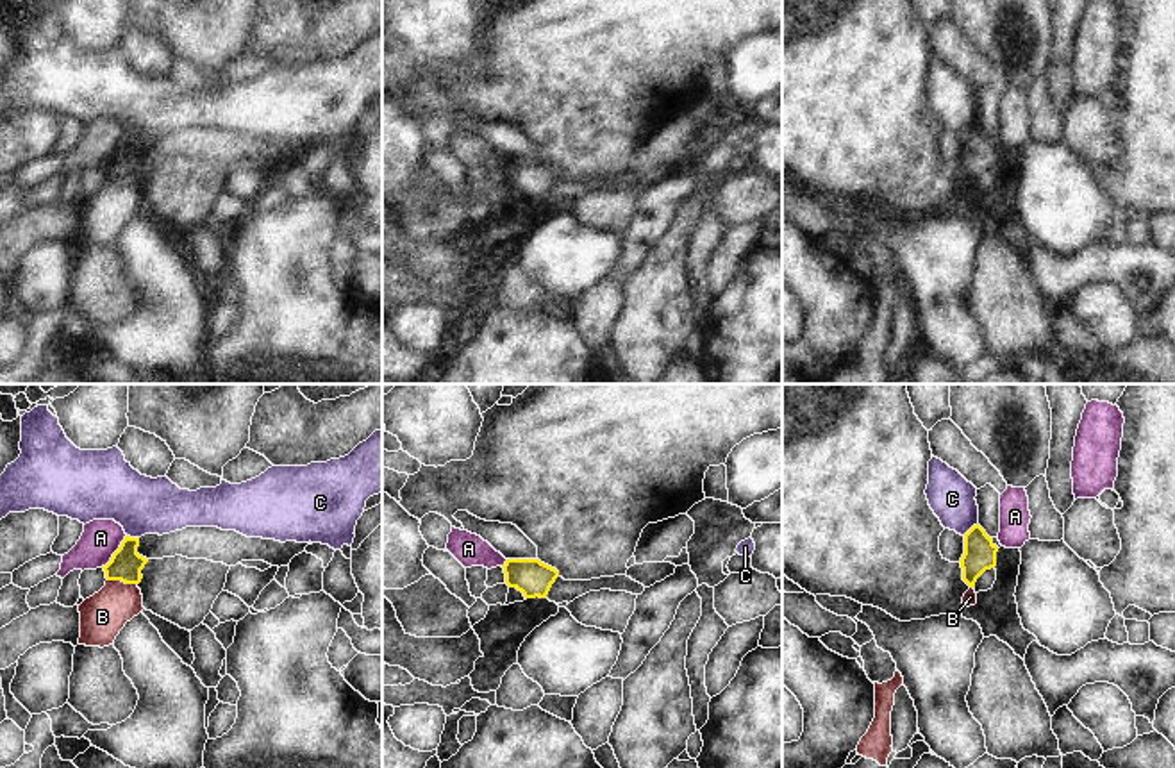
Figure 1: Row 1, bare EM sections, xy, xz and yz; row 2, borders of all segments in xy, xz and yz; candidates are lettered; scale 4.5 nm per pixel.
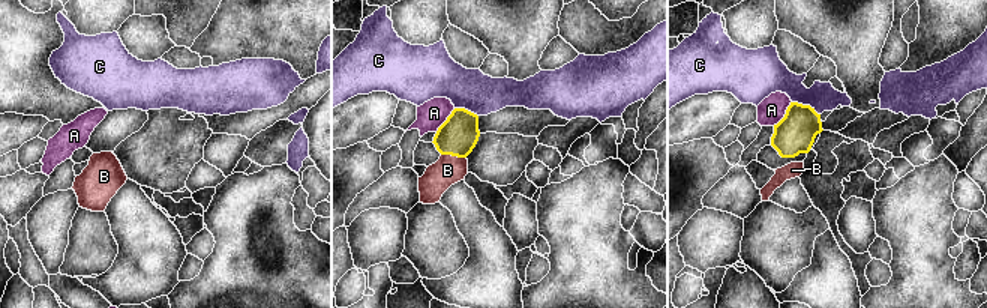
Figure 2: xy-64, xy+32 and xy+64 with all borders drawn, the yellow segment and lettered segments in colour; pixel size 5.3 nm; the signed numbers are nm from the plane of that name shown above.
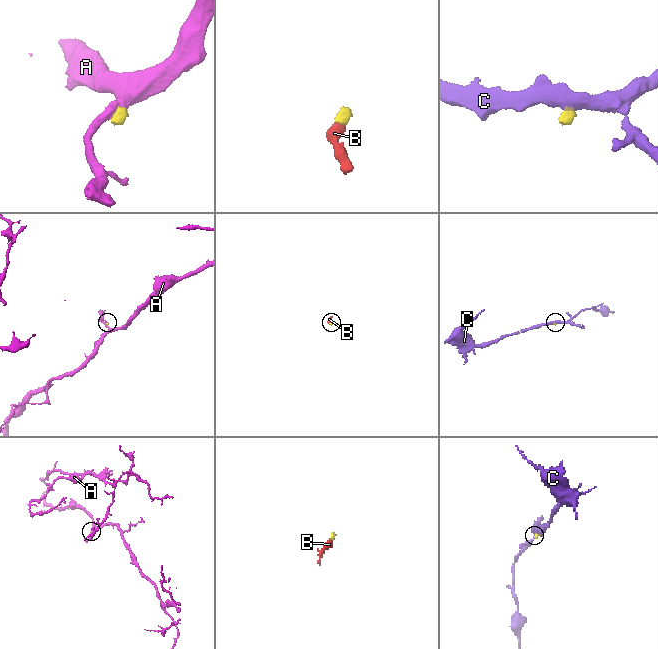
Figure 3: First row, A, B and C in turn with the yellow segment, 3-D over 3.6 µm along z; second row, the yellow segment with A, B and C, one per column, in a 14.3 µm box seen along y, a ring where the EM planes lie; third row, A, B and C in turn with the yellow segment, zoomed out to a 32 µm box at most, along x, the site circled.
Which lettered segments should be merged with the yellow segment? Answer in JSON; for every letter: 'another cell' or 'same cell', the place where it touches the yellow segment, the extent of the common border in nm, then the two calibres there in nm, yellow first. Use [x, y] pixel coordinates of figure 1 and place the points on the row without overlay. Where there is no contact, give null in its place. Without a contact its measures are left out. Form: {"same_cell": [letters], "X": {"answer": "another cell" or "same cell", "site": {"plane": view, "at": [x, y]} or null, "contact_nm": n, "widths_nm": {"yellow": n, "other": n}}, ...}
{"same_cell": ["B"], "A": {"answer": "another cell", "site": {"plane": "xy", "at": [115, 152]}, "contact_nm": 190, "widths_nm": {"yellow": 150, "other": 170}}, "B": {"answer": "same cell", "site": {"plane": "xy", "at": [122, 181]}, "contact_nm": 140, "widths_nm": {"yellow": 150, "other": 200}}, "C": {"answer": "another cell", "site": {"plane": "yz", "at": [972, 127]}, "contact_nm": 90, "widths_nm": {"yellow": 140, "other": 200}}}

